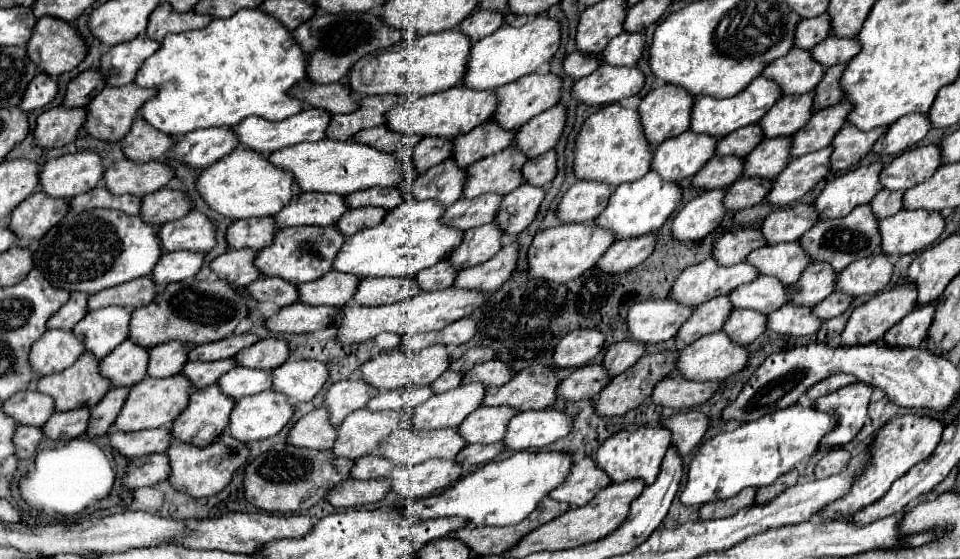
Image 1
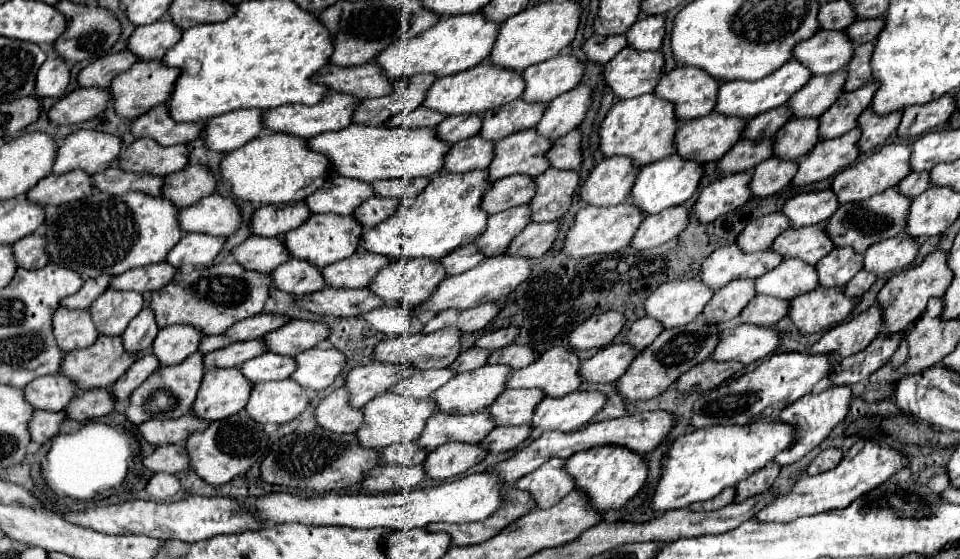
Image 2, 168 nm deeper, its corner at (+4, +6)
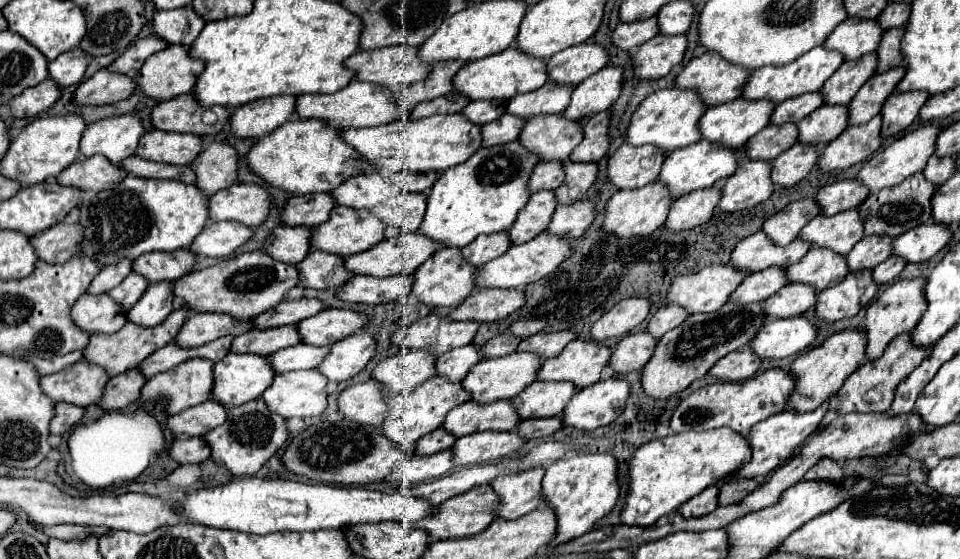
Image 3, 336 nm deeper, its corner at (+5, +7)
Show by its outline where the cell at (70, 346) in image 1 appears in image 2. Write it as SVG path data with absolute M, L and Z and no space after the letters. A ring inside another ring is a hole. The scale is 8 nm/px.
M58 308L52 318L52 328L62 352L88 348L98 338L96 326L92 324L88 310Z

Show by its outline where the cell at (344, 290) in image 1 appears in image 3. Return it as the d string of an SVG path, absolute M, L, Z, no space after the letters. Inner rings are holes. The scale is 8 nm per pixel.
M401 233L401 235L393 235L389 239L385 239L383 243L375 245L369 251L363 253L355 253L351 257L345 259L345 267L357 275L375 275L375 277L391 277L391 275L413 275L413 271L425 263L435 251L439 251L437 243L429 243L429 239L425 239L425 235L417 235L417 233Z

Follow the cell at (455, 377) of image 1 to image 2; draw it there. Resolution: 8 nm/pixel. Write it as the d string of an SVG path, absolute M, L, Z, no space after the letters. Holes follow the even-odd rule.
M470 348L466 352L462 352L454 364L450 364L448 368L454 372L454 374L462 374L462 372L470 372L470 370L476 370L480 366L486 364L486 358L488 358L490 350L480 350L480 348Z

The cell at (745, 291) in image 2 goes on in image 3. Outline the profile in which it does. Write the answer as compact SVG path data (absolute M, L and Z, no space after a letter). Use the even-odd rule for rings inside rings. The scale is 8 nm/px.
M769 267L765 271L757 271L745 279L737 291L731 295L731 303L755 303L755 301L765 301L769 295L777 293L781 287L789 283L785 275L785 267Z

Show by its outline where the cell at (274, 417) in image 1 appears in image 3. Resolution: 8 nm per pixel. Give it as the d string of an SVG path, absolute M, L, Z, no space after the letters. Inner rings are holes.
M317 369L291 371L275 377L273 385L261 395L269 409L285 419L313 417L327 409L327 381Z

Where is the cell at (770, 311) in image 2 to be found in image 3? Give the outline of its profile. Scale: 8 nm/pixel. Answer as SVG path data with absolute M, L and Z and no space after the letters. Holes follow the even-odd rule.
M789 283L779 289L767 301L763 301L763 309L769 317L799 317L815 307L815 287L805 287L803 283Z

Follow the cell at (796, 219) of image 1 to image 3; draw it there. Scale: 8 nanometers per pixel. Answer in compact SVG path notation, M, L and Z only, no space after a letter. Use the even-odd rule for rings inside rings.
M845 179L823 187L815 197L821 203L821 215L835 215L859 207L867 199L867 195L869 189L865 189L863 183L859 183L857 179Z

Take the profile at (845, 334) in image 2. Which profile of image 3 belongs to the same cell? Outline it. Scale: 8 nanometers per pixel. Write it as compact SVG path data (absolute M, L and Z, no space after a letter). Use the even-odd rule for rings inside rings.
M861 329L855 331L841 331L825 339L823 345L809 349L801 353L789 367L789 373L795 377L793 395L789 395L787 407L793 407L793 411L815 411L821 403L825 403L831 395L835 395L841 389L841 383L859 367L865 363L865 335Z

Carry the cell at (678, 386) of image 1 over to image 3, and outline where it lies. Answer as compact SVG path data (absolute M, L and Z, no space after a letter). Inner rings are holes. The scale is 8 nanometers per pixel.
M745 347L741 351L733 351L725 355L723 359L719 359L713 371L709 371L709 375L715 379L723 379L723 381L745 381L759 371L761 363L763 359L757 357L753 349Z

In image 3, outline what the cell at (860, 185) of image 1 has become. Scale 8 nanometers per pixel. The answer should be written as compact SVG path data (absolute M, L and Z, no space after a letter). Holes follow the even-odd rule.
M931 121L923 123L919 129L909 131L905 137L895 139L887 149L883 149L881 153L877 153L875 157L871 157L863 169L859 171L857 179L861 183L865 183L865 187L869 187L871 191L879 191L883 187L893 187L899 185L903 179L907 179L909 175L915 175L917 171L923 171L929 157L935 153L935 141L937 135L941 133L941 125L935 125Z

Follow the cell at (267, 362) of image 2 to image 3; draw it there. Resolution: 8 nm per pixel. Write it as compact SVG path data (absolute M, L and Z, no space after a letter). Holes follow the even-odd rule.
M299 343L287 349L281 349L271 355L271 367L275 373L285 371L297 371L297 369L315 369L325 355L329 353L329 347L313 347L309 343Z

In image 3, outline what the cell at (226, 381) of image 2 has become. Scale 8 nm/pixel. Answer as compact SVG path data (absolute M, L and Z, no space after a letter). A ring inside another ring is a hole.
M229 353L221 361L215 363L215 387L213 387L213 397L227 407L243 405L247 401L253 401L261 397L261 393L273 383L275 371L269 367L269 359L253 353Z

